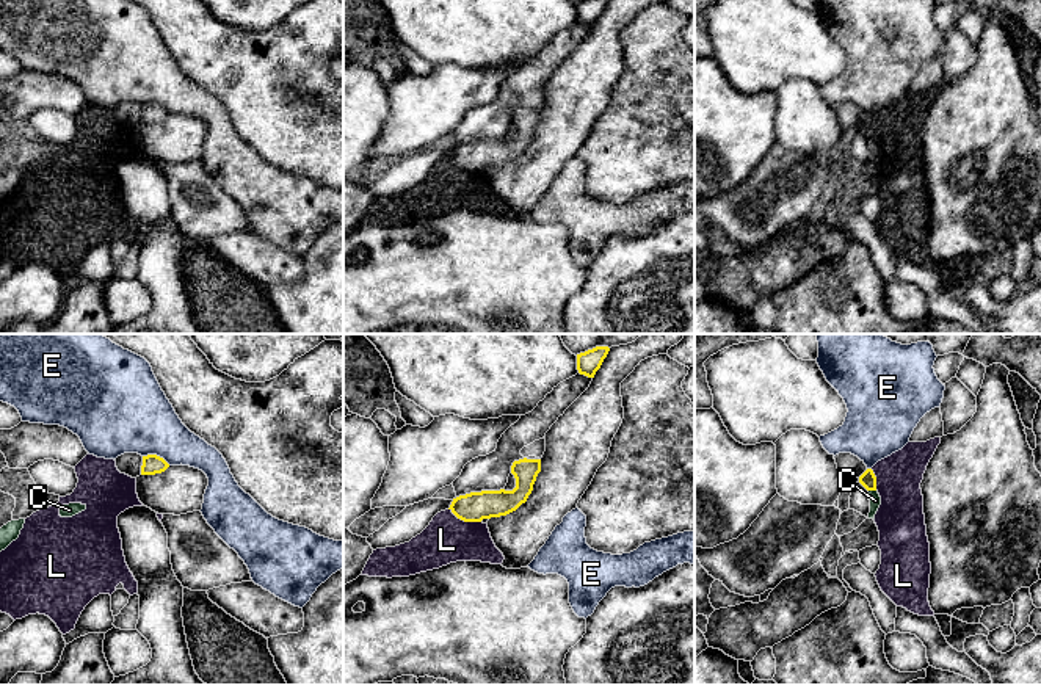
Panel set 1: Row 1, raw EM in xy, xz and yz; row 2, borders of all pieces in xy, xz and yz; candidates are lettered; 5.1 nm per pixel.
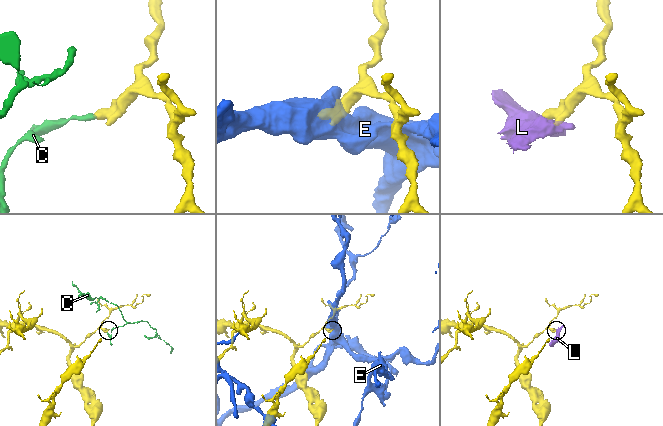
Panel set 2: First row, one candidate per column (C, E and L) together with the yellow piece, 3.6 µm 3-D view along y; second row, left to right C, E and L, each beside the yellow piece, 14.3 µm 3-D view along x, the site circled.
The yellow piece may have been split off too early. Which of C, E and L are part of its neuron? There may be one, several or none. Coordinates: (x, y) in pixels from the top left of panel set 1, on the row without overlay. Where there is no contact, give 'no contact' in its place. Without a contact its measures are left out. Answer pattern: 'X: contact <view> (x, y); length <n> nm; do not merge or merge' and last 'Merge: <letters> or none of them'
C: contact yz (872, 138); length 40 nm; do not merge
E: contact xy (155, 104); length 150 nm; do not merge
L: contact xz (464, 170); length 180 nm; do not merge
Merge: none of them

